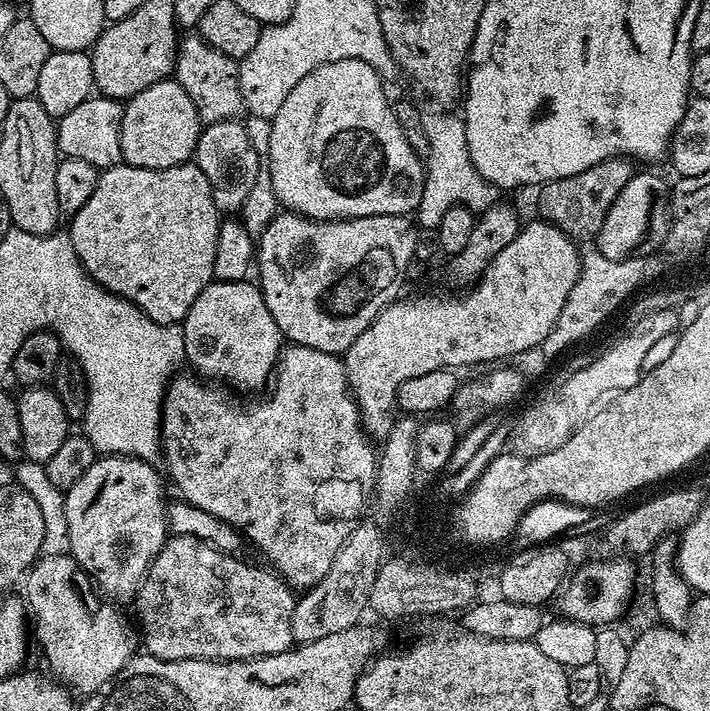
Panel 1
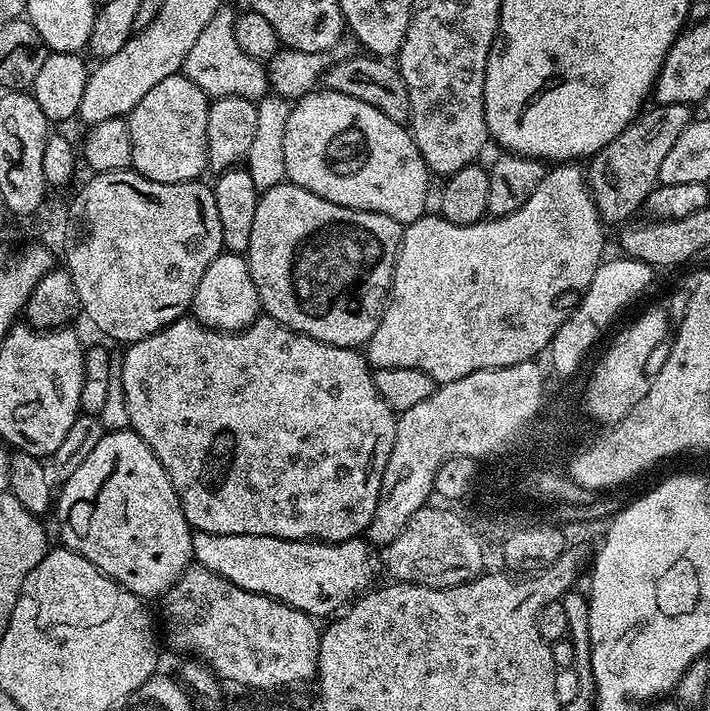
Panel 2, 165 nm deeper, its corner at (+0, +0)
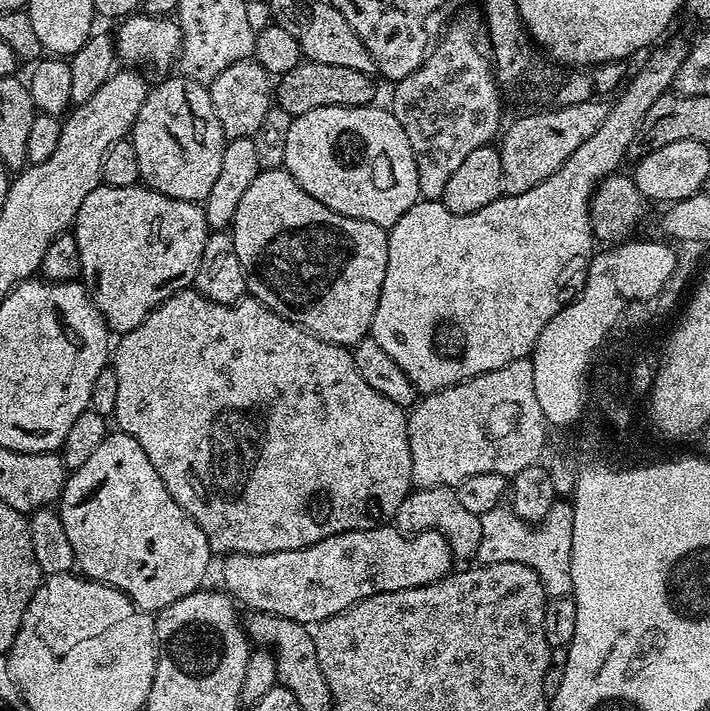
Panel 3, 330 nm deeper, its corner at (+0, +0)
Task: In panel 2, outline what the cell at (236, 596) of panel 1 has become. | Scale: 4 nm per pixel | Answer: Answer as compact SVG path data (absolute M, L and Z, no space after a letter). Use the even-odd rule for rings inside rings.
M199 566L189 567L176 581L173 582L171 588L164 593L162 597L164 603L164 624L168 627L168 636L181 648L184 652L193 652L193 657L199 658L203 663L207 664L217 677L223 678L225 681L233 680L236 684L249 684L252 688L286 688L290 684L304 684L308 679L317 675L320 666L320 633L321 629L316 628L317 621L313 617L307 616L302 610L291 608L289 604L283 604L280 600L275 600L269 596L262 594L254 594L242 590L238 586L234 586L234 582L230 582L226 578L222 578L218 574L214 574L210 570Z

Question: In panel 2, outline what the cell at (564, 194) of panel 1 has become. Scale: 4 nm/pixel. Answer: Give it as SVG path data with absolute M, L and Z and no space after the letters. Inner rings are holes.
M656 104L650 108L591 157L589 164L592 165L586 168L586 183L592 200L609 225L630 219L639 208L647 205L648 195L658 186L662 158L670 154L670 146L678 142L682 130L694 119L693 109L686 104Z

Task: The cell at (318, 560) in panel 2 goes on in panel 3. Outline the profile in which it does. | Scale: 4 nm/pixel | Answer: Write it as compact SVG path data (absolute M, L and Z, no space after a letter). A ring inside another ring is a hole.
M395 526L368 528L365 532L334 534L330 538L322 538L322 542L314 542L298 550L278 550L270 554L230 552L223 560L223 587L233 600L243 607L245 604L252 612L269 612L275 616L297 620L305 626L321 624L334 614L344 612L359 600L365 600L374 594L438 582L454 568L452 551L441 532L433 530L405 534Z

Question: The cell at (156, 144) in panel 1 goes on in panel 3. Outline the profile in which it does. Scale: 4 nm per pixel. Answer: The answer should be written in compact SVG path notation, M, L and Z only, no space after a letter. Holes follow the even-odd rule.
M181 74L171 76L149 91L130 139L138 154L140 179L147 187L170 198L202 202L222 171L226 137L207 87Z

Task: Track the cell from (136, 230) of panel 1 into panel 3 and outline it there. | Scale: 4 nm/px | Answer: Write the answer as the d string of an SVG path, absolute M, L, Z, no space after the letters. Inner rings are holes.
M101 183L99 188L90 190L90 194L86 194L86 202L82 202L74 221L76 249L80 259L80 275L91 295L92 301L96 304L97 310L103 314L104 320L108 323L108 327L113 333L123 334L134 330L134 326L141 324L159 304L166 302L171 296L178 294L184 288L191 288L195 285L198 262L202 262L202 250L206 250L206 238L209 231L203 207L195 200L170 198L166 194L154 191L150 187L137 186L135 184L130 186L110 186L109 184Z

